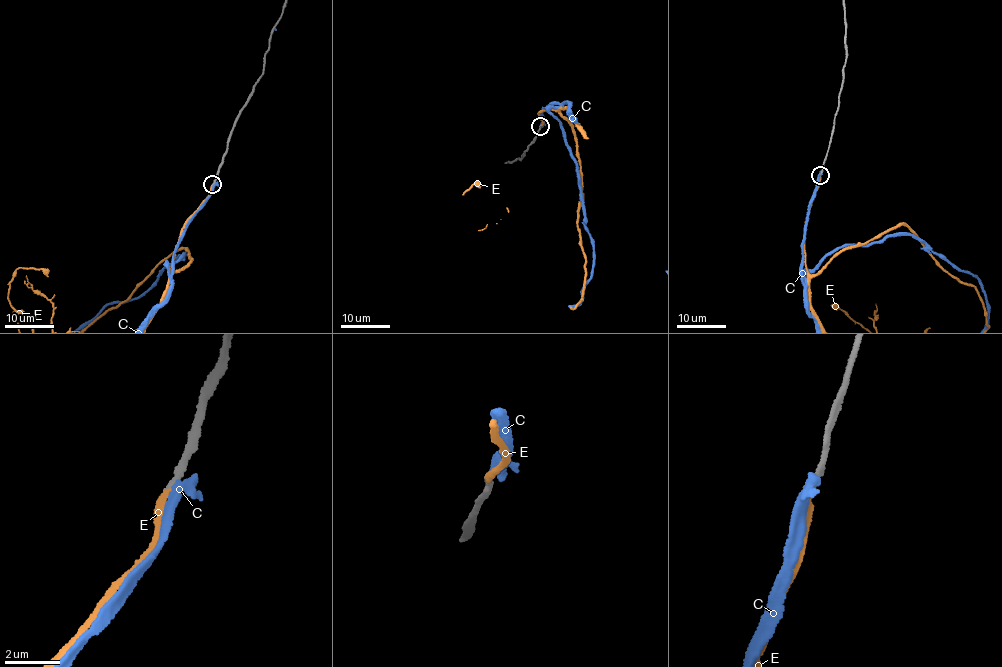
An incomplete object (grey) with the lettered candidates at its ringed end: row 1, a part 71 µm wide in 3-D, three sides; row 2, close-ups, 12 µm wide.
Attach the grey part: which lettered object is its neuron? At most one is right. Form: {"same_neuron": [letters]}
{"same_neuron": ["E"]}

